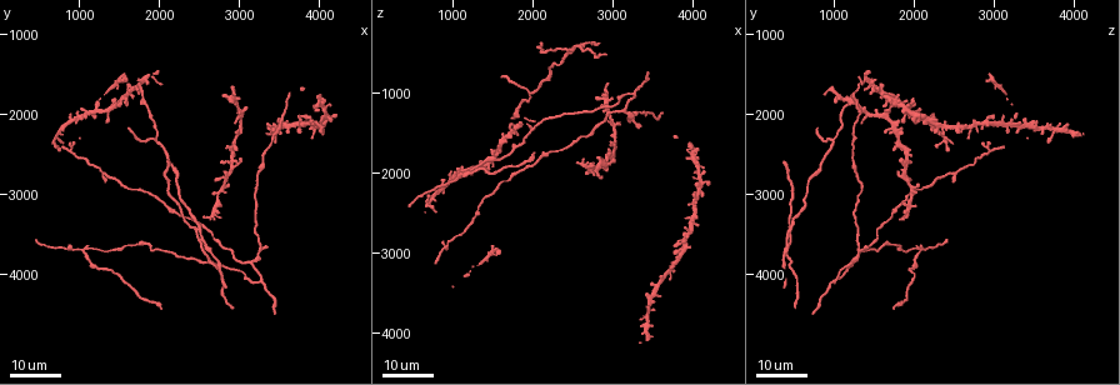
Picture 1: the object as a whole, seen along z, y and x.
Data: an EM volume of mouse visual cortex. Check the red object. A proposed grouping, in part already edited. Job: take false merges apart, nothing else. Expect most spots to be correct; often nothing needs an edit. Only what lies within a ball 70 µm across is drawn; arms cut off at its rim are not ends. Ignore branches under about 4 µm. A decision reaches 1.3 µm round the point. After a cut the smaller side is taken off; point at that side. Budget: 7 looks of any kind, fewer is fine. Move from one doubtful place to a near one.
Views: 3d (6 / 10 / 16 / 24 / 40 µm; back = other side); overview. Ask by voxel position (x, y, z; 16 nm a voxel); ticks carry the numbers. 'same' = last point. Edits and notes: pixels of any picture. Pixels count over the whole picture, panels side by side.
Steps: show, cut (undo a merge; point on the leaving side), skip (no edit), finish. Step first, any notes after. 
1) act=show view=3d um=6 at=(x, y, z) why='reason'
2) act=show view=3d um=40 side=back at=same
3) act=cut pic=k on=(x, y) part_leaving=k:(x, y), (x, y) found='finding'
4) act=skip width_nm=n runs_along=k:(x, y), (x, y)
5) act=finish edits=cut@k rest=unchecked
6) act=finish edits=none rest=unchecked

act=show view=3d um=24 at=(1950, 2350, 950) why='arms part here'

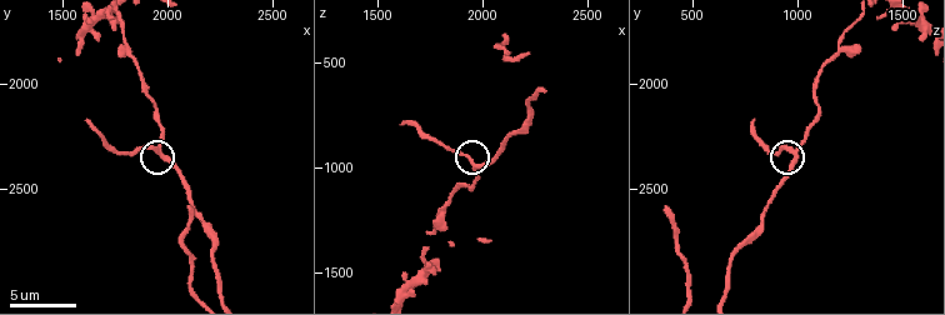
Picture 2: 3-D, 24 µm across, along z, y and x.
act=show view=3d um=10 at=(1960, 2330, 990)

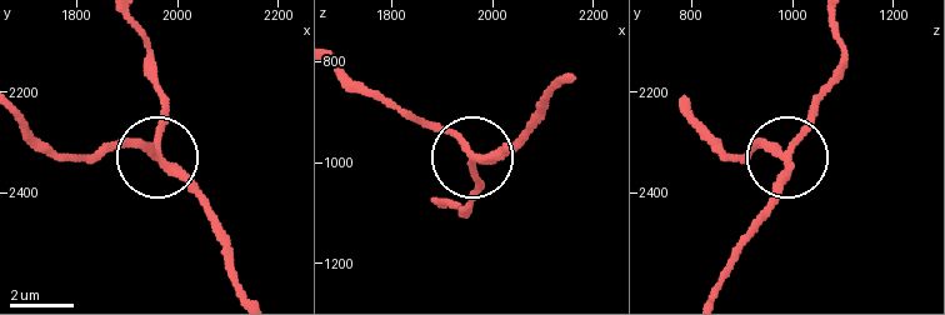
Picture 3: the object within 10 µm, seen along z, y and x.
act=skip side_arm_um=7 runs_along=3:(443, 204), (469, 201), (474, 161), (391, 99) found='one neuron here'

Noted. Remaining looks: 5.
act=show view=3d um=24 at=(1050, 3700, 2050) why='three arms meet'

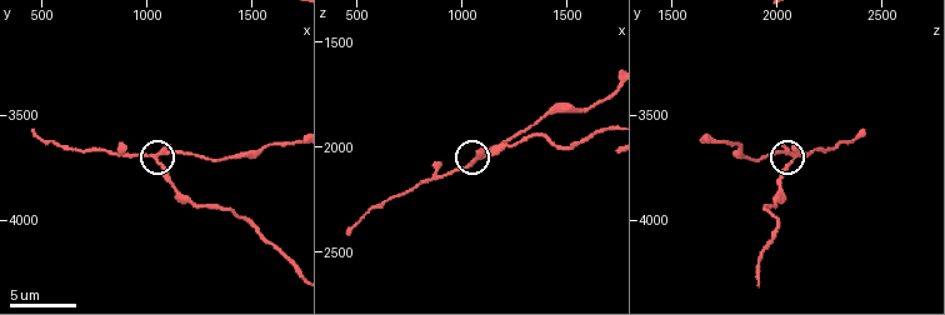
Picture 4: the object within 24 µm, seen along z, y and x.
act=show view=3d um=6 at=(1050, 3720, 2090)

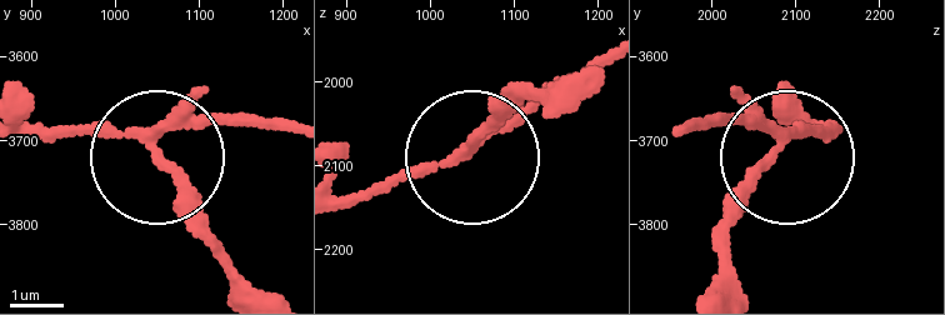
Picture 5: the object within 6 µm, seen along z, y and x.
act=cut pic=5 on=(208, 88) arms=3 part_leaving=5:(150, 130), (190, 219), (258, 286) found='two neurons meet here'

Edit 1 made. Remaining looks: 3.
act=show view=3d um=24 at=(3250, 4050, 1050) why='three arms meet'

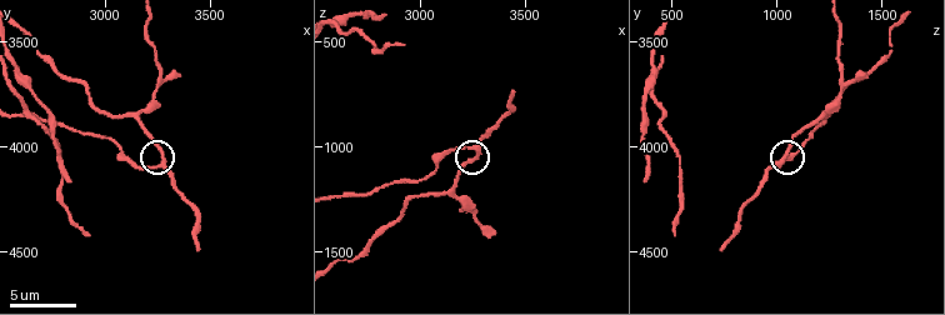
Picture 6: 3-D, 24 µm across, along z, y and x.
act=show view=3d um=6 at=(3280, 4100, 1010)

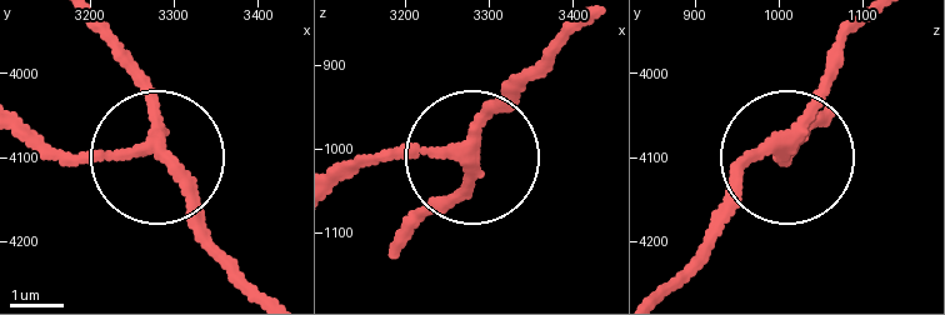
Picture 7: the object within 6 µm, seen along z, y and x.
act=show view=3d um=6 side=back at=(3275, 4085, 1000)

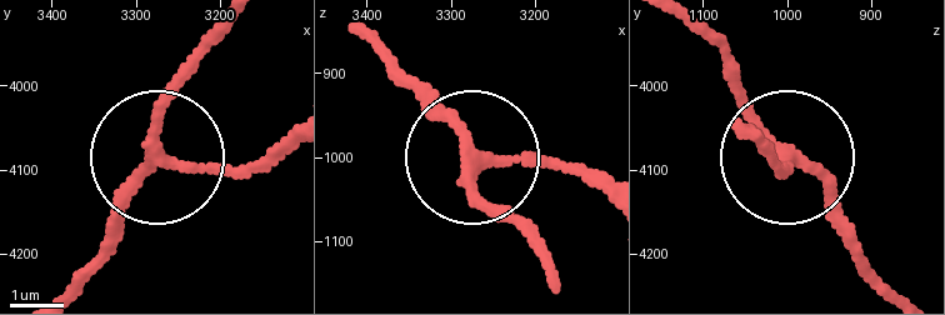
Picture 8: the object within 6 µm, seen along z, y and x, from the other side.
act=skip runs_along=8:(546, 263), (390, 65) found='one neuron here'

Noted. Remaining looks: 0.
act=finish edits=cut@5 rest=unchecked

